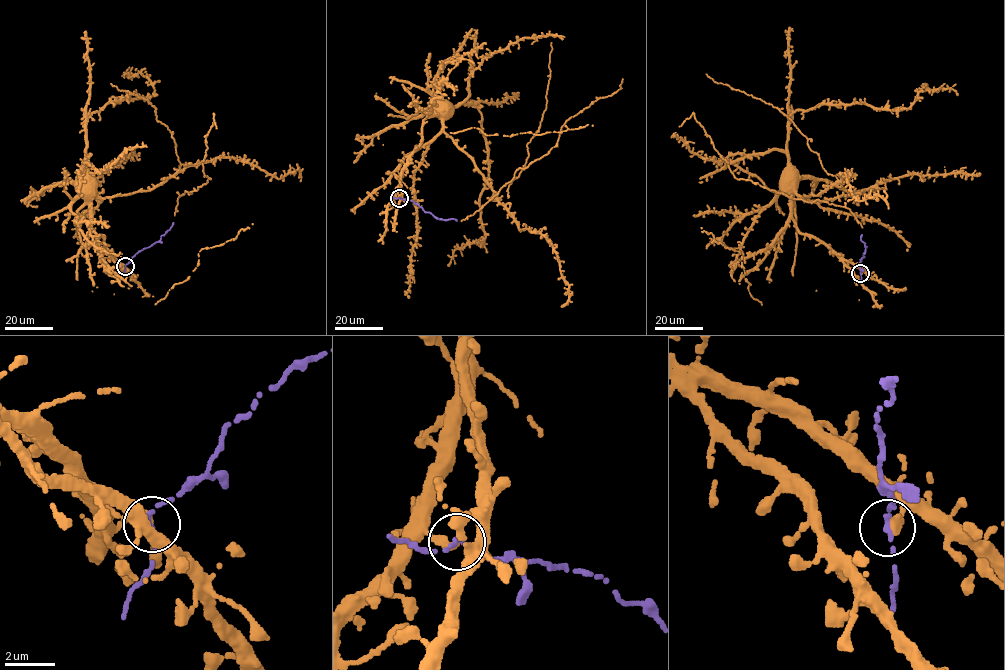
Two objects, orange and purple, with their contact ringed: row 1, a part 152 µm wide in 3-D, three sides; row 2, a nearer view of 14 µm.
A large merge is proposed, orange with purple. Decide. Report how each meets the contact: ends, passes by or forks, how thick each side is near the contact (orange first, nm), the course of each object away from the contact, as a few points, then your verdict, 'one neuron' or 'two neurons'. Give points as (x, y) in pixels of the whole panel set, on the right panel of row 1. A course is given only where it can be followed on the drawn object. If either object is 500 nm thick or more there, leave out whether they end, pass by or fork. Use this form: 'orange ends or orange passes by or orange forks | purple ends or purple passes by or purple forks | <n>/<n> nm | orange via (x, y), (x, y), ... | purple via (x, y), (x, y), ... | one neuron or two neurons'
orange ends | purple passes by | 400/180 nm | orange via (861, 273), (827, 246), (800, 233), (791, 217), (791, 201), (781, 188), (781, 180), (785, 179) | purple via (860, 273), (860, 260), (866, 247), (862, 235) | one neuron

